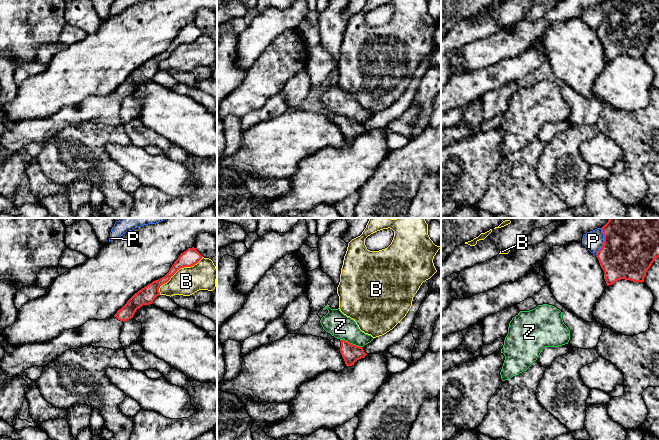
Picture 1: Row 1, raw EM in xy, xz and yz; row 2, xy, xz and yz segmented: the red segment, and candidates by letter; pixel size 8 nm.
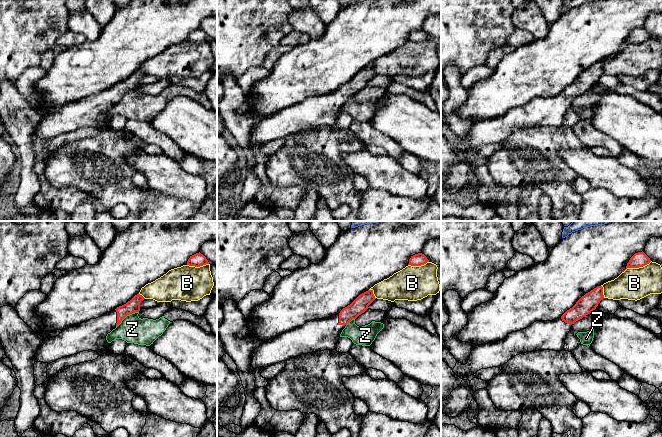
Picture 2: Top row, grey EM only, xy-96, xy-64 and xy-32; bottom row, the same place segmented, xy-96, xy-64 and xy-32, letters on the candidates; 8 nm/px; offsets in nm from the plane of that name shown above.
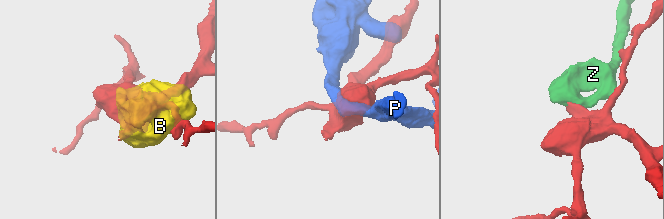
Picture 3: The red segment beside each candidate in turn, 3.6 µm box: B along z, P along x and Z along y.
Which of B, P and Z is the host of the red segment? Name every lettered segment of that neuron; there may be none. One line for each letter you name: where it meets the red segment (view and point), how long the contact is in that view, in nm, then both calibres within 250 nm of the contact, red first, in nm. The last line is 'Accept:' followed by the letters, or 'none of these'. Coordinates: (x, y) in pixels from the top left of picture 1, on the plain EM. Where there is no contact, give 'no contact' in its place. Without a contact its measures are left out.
Accept: none of these

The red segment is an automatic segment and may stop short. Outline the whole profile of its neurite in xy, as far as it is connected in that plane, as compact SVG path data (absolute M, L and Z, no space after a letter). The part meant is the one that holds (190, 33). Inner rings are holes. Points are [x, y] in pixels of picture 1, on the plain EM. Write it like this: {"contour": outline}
{"contour": "M188 24L180 30L164 53L153 57L135 69L109 95L89 96L78 104L63 107L59 112L47 118L25 120L19 122L13 129L5 129L0 138L3 150L7 153L22 152L28 144L43 143L70 125L86 122L112 126L124 125L119 115L124 98L133 94L136 86L141 82L152 80L160 71L160 62L167 59L180 44L194 42L202 33L196 24Z"}

